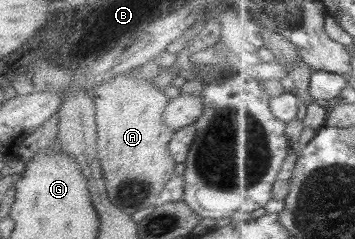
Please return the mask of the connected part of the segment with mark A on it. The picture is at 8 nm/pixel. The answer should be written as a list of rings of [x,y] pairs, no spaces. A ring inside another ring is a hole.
[[[139,67],[97,83],[89,92],[94,102],[96,122],[96,157],[106,185],[109,202],[119,211],[132,215],[134,212],[160,205],[159,194],[167,180],[173,176],[174,160],[168,151],[168,142],[174,130],[162,121],[162,112],[170,101],[167,95],[156,87],[153,79],[139,79]]]

